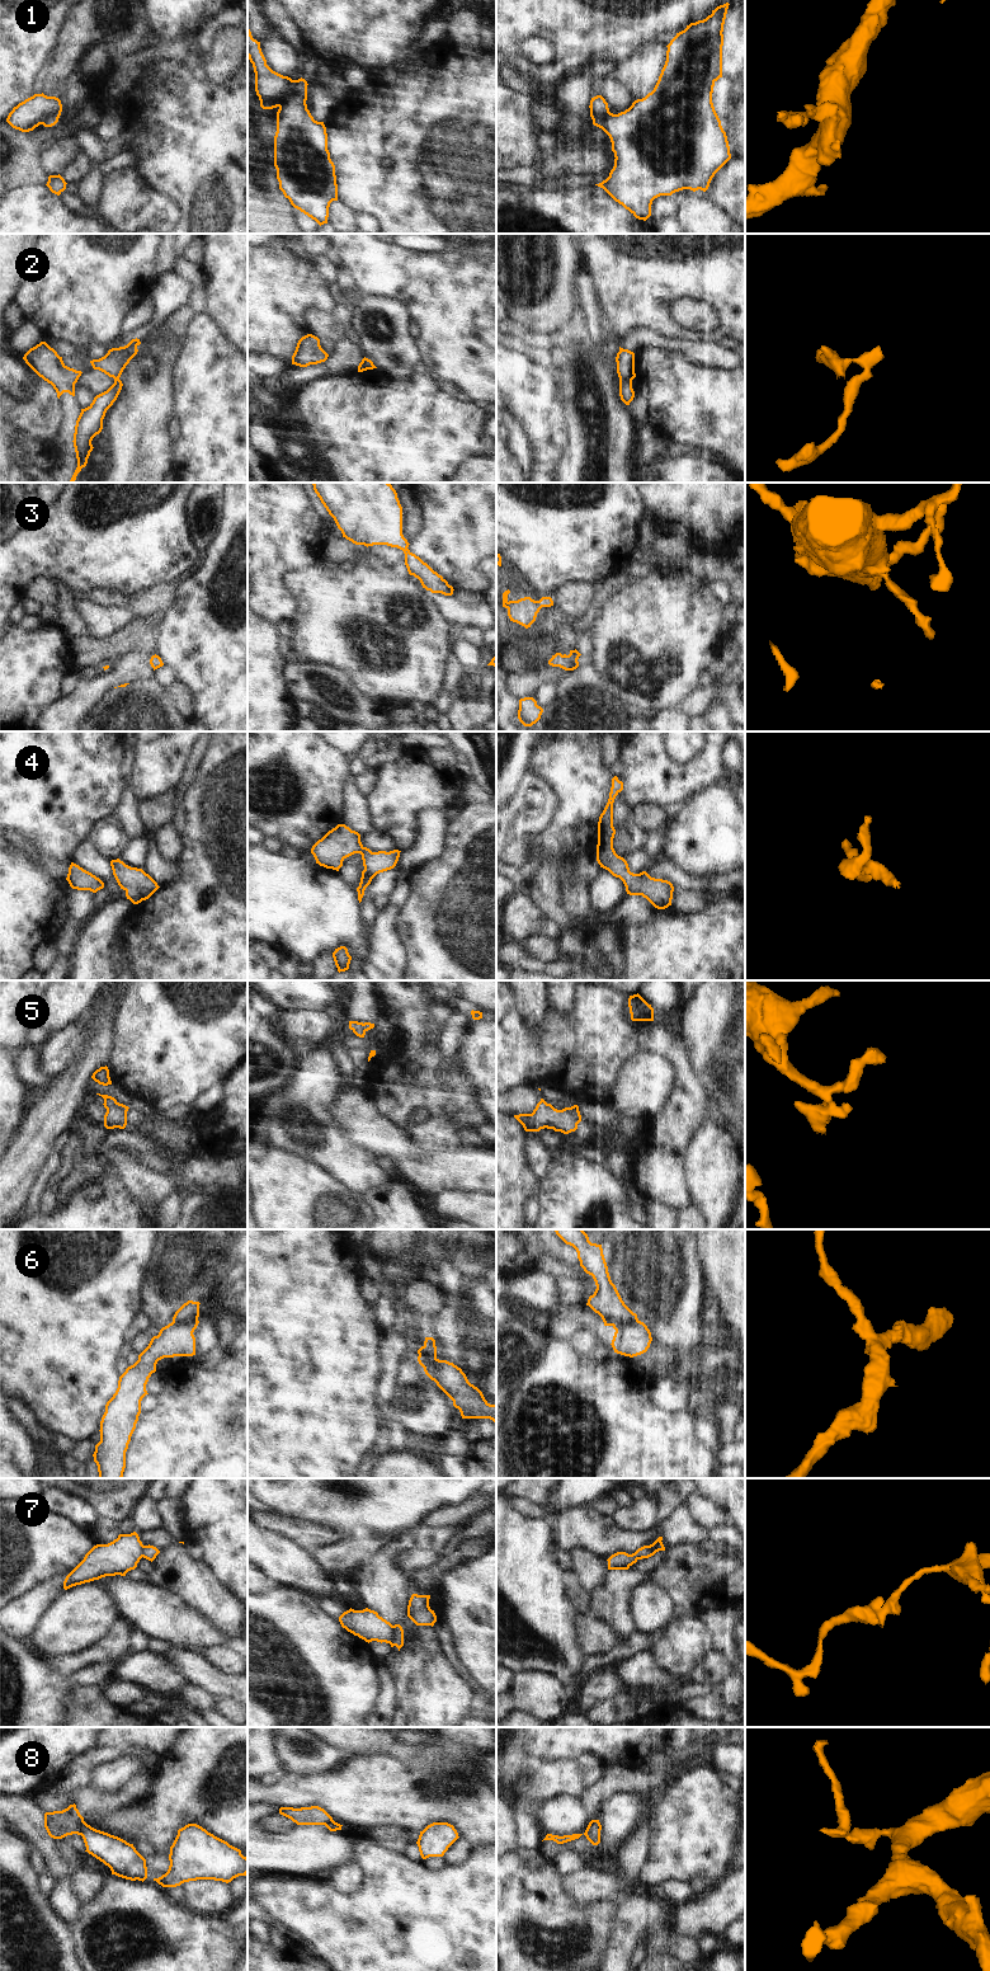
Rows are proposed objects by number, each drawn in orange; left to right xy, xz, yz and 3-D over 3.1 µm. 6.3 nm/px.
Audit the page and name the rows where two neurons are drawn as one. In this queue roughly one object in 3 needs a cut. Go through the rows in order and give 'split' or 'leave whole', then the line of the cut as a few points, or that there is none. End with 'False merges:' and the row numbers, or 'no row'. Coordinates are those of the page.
1: split; cut in xz along (306, 86), (296, 83), (293, 90), (278, 106)
2: split; cut in yz along (620, 377), (631, 380)
3: leave whole; no cut
4: leave whole; no cut
5: leave whole; no cut
6: split; cut in xy along (197, 1320), (173, 1322)
7: split; cut in xz along (392, 1626), (392, 1641), (390, 1643)
8: split; cut in xy along (84, 1821), (79, 1834)
False merges: 1, 2, 6, 7, 8

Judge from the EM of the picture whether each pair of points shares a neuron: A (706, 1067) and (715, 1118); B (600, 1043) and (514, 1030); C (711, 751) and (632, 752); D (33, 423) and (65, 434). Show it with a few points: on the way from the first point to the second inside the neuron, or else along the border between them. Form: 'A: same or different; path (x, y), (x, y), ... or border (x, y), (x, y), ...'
A: different; border (707, 1092), (719, 1105), (725, 1120)
B: same; path (579, 1048), (562, 1048), (559, 1052), (536, 1052)
C: same; path (692, 770), (655, 768), (651, 765)
D: different; border (59, 401), (61, 426), (57, 459)

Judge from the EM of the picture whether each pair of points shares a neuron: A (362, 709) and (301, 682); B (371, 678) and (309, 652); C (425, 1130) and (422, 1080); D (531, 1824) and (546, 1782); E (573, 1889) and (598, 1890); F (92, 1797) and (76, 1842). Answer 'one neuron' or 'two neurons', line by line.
A: one neuron
B: one neuron
C: one neuron
D: one neuron
E: one neuron
F: two neurons

